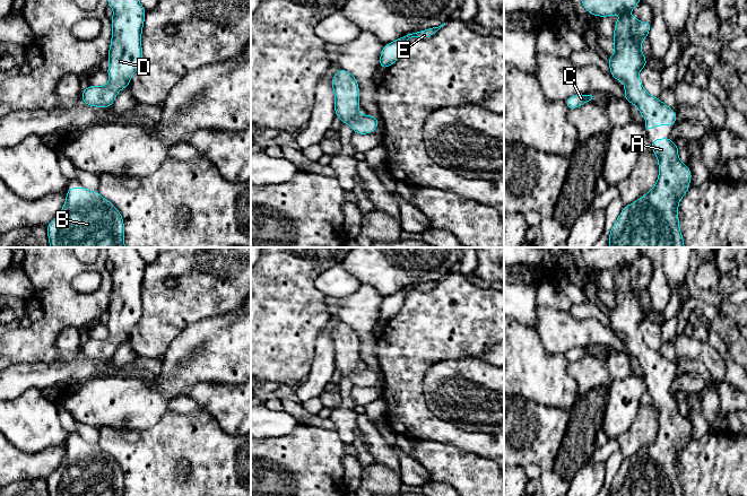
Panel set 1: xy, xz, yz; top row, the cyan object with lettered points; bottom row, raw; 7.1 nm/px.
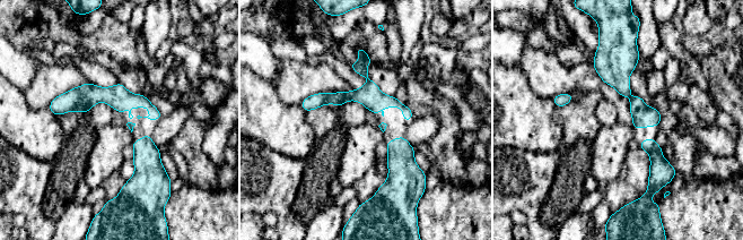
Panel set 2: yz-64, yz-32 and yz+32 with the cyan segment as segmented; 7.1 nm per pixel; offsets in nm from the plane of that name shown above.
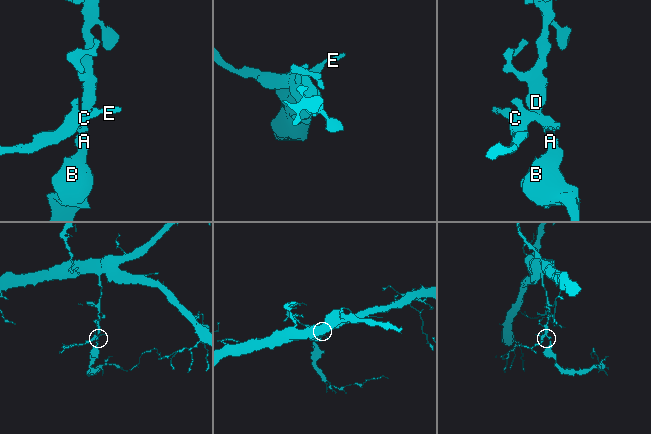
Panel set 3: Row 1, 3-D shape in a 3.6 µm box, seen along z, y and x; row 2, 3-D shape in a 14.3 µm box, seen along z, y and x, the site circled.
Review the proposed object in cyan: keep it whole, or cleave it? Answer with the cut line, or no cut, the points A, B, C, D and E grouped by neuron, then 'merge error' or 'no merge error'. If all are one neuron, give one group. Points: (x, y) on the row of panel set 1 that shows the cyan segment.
no cut; A B C D E; no merge error

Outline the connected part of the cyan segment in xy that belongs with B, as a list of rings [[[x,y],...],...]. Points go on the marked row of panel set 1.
[[[82,186],[67,190],[66,203],[46,225],[50,247],[125,247],[124,223],[120,211],[98,191]]]

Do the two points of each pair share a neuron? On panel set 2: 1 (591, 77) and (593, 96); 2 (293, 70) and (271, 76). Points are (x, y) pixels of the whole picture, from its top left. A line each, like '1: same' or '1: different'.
1: different
2: different

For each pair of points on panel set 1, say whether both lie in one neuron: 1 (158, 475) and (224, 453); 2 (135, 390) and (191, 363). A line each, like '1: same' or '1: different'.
1: same
2: same

